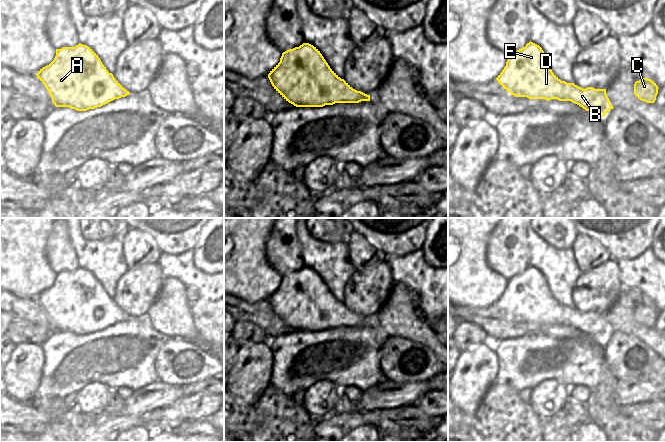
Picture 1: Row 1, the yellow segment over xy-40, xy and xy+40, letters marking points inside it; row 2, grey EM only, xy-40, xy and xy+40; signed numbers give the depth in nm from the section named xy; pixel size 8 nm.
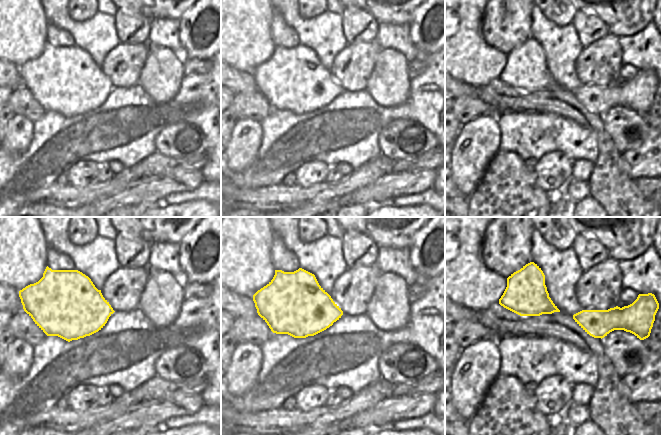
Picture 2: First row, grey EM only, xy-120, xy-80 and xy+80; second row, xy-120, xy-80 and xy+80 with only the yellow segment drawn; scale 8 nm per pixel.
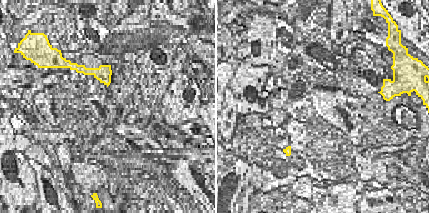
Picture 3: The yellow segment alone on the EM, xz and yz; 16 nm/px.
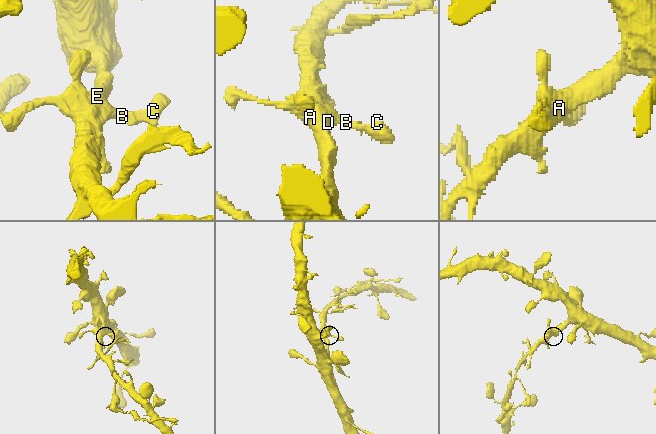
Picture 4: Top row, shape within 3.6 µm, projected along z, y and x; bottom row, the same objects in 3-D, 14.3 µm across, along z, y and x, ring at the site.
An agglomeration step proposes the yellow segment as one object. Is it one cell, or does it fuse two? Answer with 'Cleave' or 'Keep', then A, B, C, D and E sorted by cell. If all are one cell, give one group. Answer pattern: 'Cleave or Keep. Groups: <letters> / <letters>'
Keep. Groups: A B C D E.

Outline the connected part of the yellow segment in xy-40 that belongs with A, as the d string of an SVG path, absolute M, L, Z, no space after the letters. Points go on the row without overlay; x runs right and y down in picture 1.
M87 269L56 273L54 284L36 298L56 331L87 335L130 318Z

